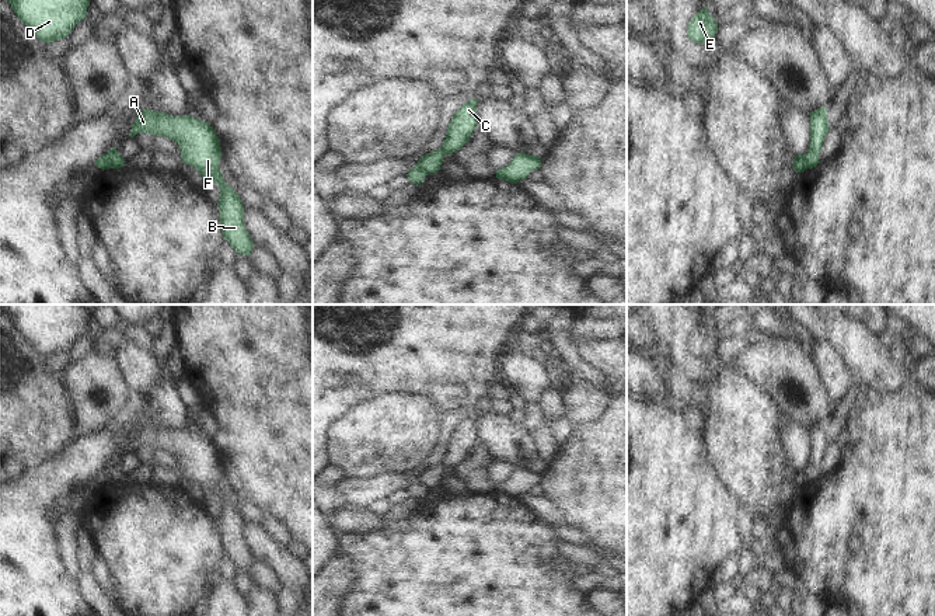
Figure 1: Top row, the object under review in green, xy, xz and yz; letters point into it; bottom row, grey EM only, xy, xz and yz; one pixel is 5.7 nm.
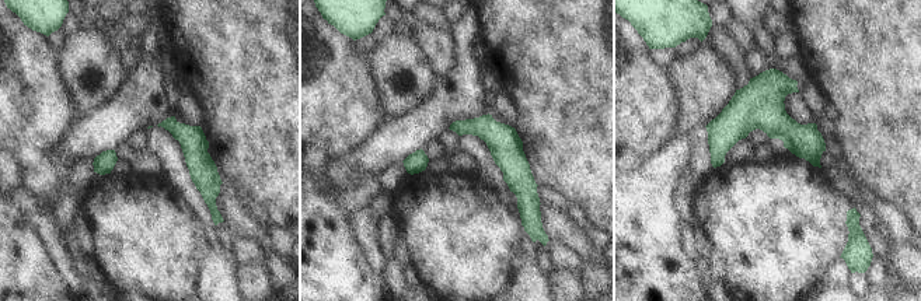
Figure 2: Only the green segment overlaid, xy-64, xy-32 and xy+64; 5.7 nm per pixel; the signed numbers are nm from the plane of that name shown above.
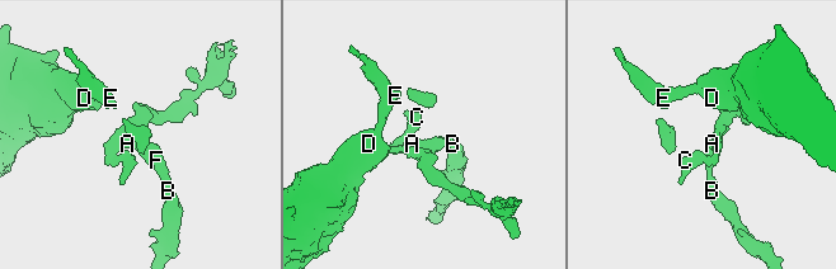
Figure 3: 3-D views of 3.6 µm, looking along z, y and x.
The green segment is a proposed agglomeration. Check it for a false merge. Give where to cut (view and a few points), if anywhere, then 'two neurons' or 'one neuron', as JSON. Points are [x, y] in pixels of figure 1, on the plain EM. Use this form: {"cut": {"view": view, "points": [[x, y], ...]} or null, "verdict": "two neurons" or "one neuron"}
{"cut": {"view": "xy", "points": [[115, 463], [107, 469], [105, 481]]}, "verdict": "two neurons"}

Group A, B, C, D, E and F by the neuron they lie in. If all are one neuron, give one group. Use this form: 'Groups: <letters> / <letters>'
Groups: A B F / C D E.

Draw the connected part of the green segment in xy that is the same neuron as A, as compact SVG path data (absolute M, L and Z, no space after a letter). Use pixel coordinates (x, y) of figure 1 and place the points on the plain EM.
M142 424L130 443L129 452L135 452L136 448L153 448L154 450L172 453L179 460L182 476L195 481L202 488L205 495L213 495L219 500L220 512L217 521L224 554L231 558L237 568L250 571L254 563L254 556L251 554L244 539L244 519L238 508L223 494L223 488L220 486L220 453L210 438L195 434L192 429L172 431L164 427L156 427L153 424Z

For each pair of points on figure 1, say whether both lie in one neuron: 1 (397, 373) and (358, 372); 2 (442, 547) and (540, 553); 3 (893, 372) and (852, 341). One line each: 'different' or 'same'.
1: same
2: same
3: same

